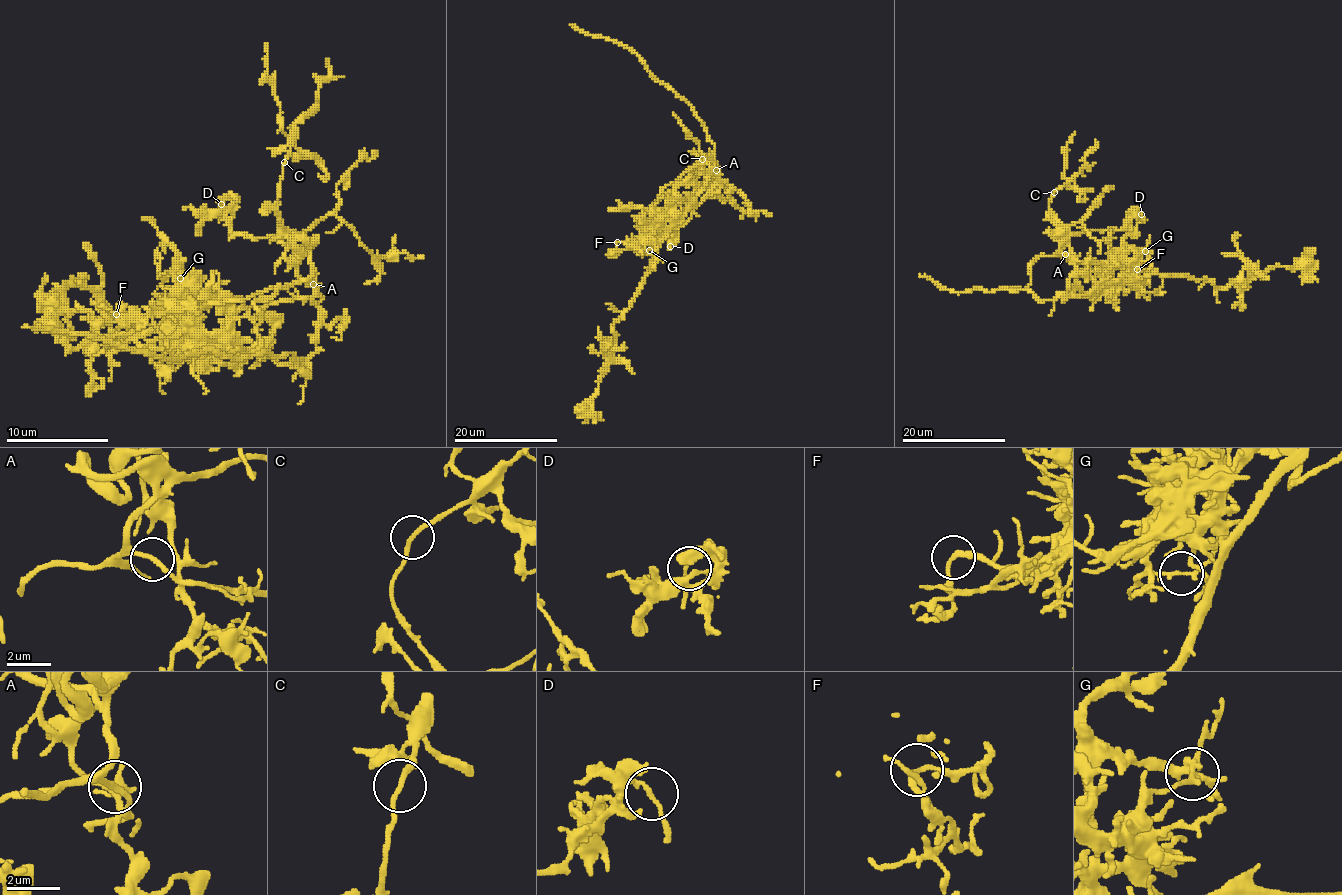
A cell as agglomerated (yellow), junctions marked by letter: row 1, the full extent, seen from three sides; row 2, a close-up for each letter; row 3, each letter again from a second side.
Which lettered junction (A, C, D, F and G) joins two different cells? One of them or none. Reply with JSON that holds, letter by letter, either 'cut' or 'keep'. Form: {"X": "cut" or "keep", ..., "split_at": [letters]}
{"A": "keep", "C": "keep", "D": "keep", "F": "keep", "G": "cut", "split_at": ["G"]}

